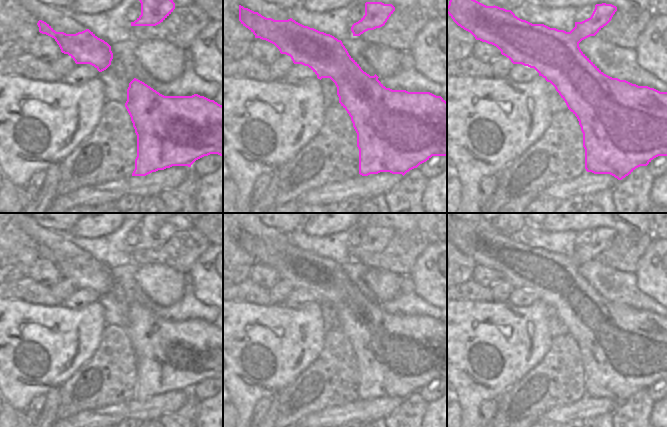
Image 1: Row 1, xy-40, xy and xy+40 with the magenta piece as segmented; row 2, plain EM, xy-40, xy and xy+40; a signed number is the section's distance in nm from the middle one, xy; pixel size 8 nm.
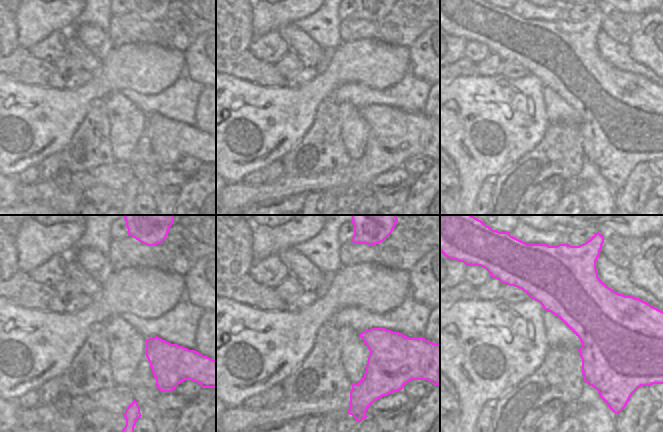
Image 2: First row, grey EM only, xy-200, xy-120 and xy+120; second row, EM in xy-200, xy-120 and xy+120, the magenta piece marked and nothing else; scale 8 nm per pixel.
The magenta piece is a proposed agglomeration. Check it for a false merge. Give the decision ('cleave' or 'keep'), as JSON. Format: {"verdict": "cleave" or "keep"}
{"verdict": "keep"}

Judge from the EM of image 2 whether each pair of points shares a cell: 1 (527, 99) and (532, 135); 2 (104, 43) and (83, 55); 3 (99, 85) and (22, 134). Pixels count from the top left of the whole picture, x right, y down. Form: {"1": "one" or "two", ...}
{"1": "one", "2": "two", "3": "one"}

